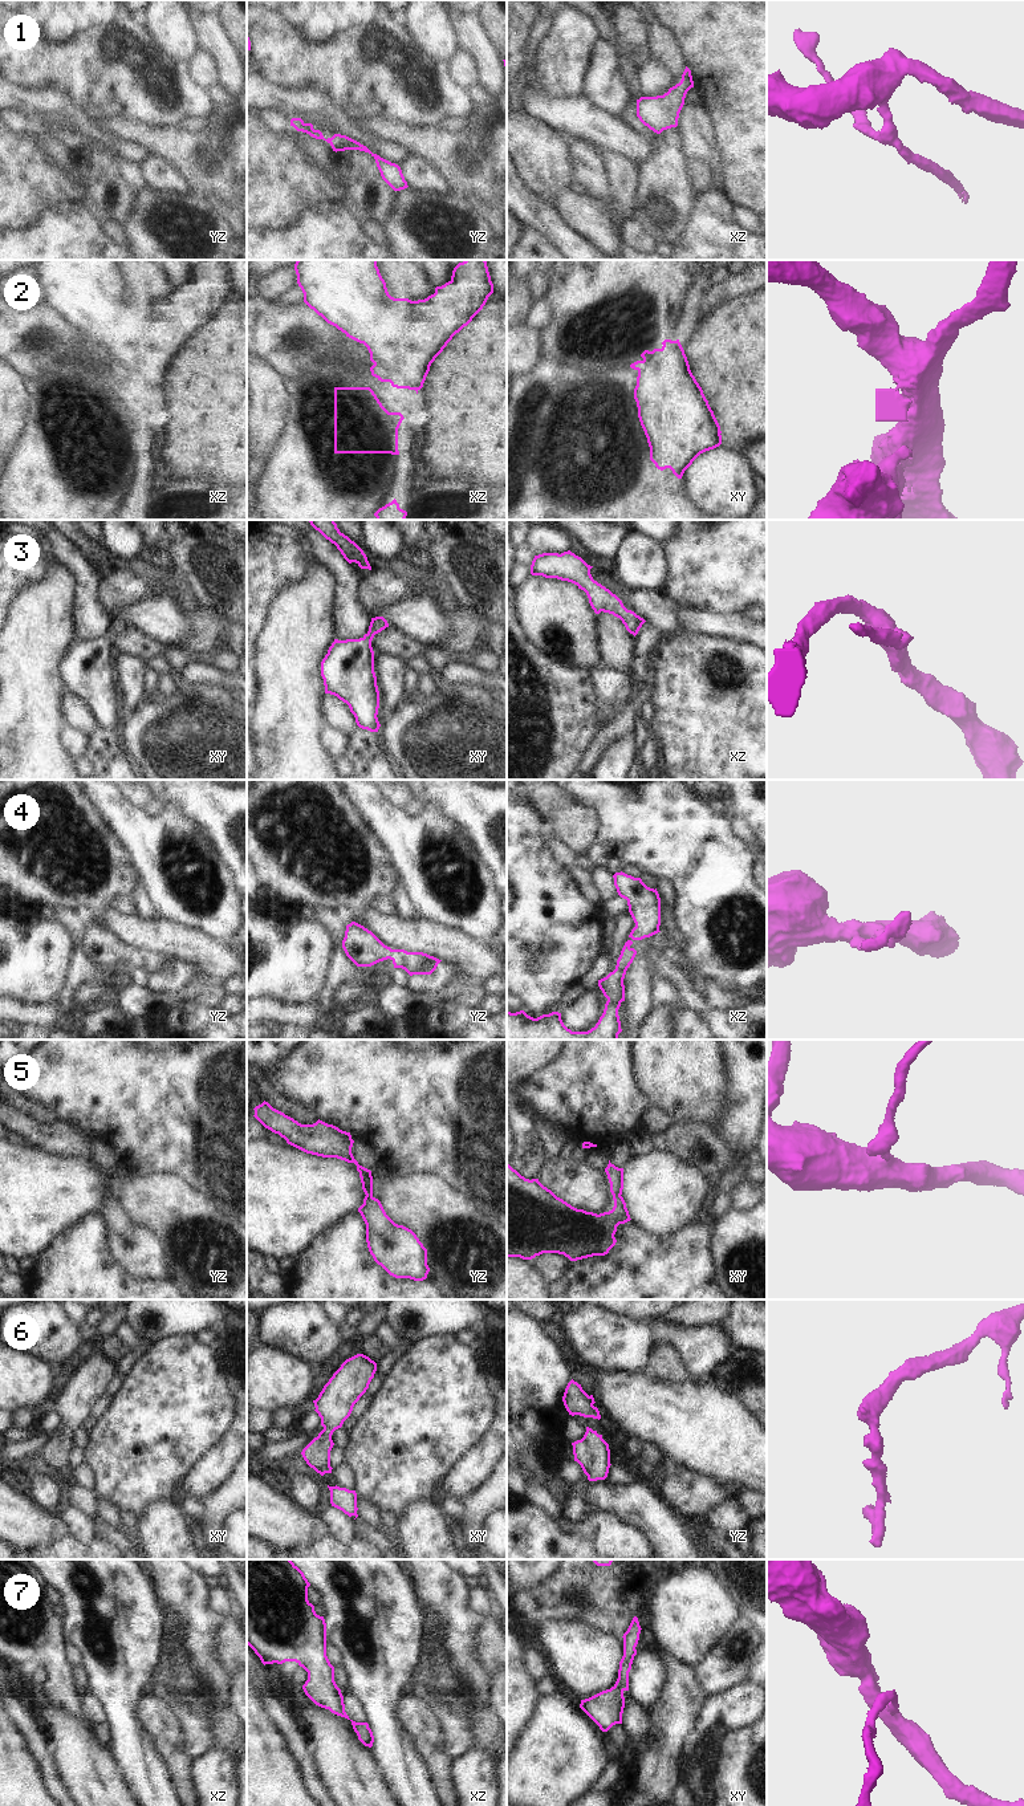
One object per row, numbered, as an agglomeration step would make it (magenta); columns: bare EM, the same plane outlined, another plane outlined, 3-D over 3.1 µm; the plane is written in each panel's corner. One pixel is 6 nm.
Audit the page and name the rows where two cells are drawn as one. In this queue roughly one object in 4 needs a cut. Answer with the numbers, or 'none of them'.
2.

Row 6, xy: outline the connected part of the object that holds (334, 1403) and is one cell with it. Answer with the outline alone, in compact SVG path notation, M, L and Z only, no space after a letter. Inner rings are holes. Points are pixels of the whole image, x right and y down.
M363 1354L346 1359L313 1400L324 1429L301 1452L306 1464L324 1476L332 1473L332 1435L350 1416L354 1404L366 1392L377 1363Z

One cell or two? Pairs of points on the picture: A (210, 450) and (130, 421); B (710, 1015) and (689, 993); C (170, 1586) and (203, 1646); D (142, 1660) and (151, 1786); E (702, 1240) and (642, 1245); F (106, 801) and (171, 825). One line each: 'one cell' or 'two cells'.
A: two cells
B: one cell
C: one cell
D: one cell
E: one cell
F: one cell

